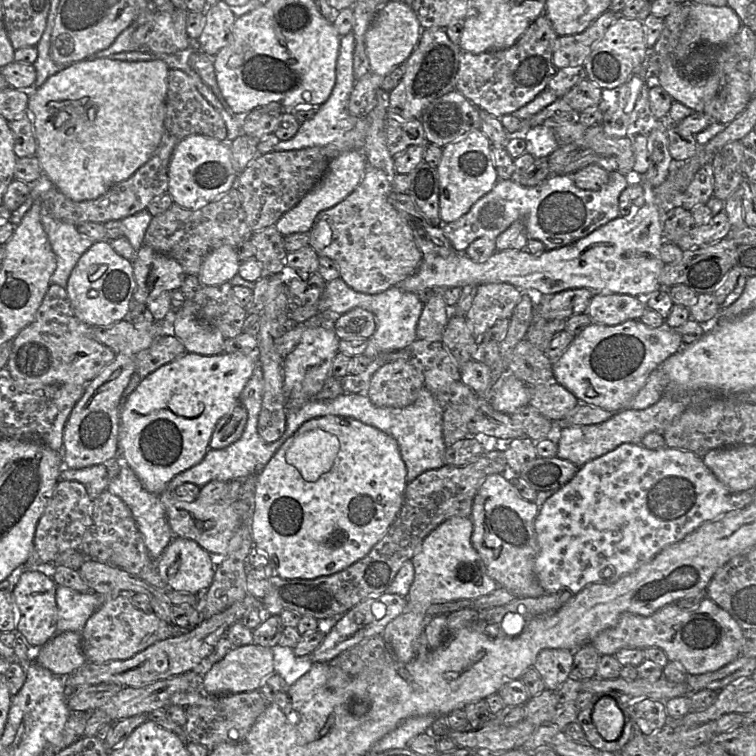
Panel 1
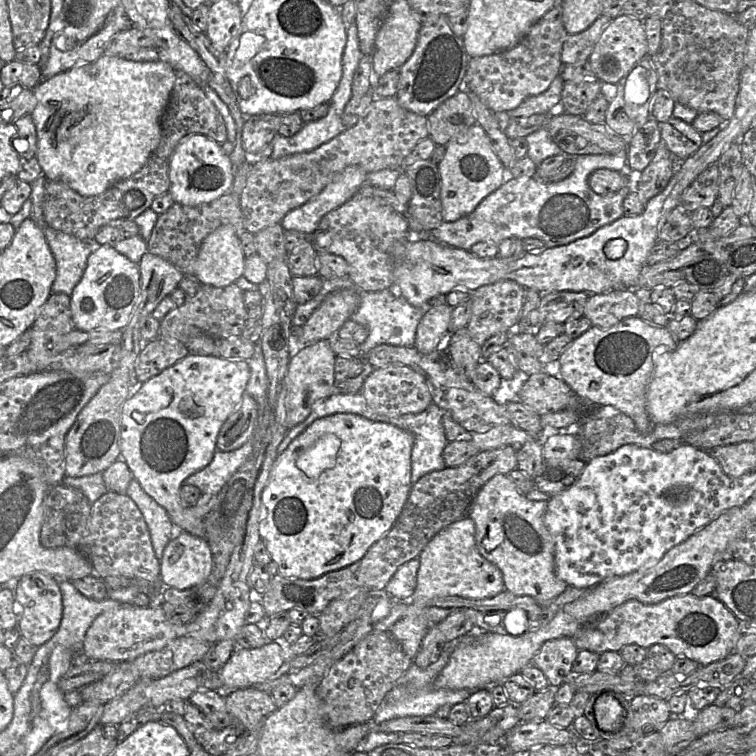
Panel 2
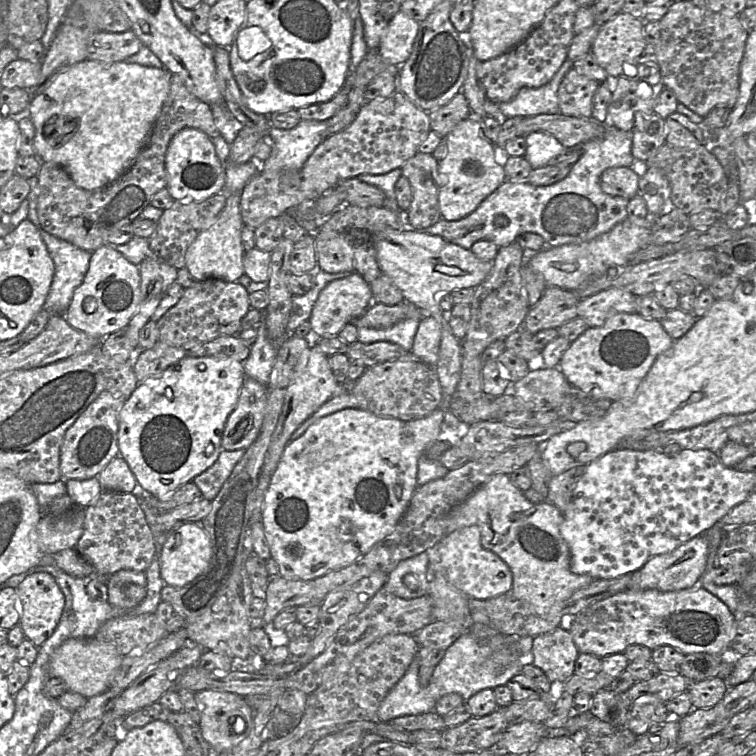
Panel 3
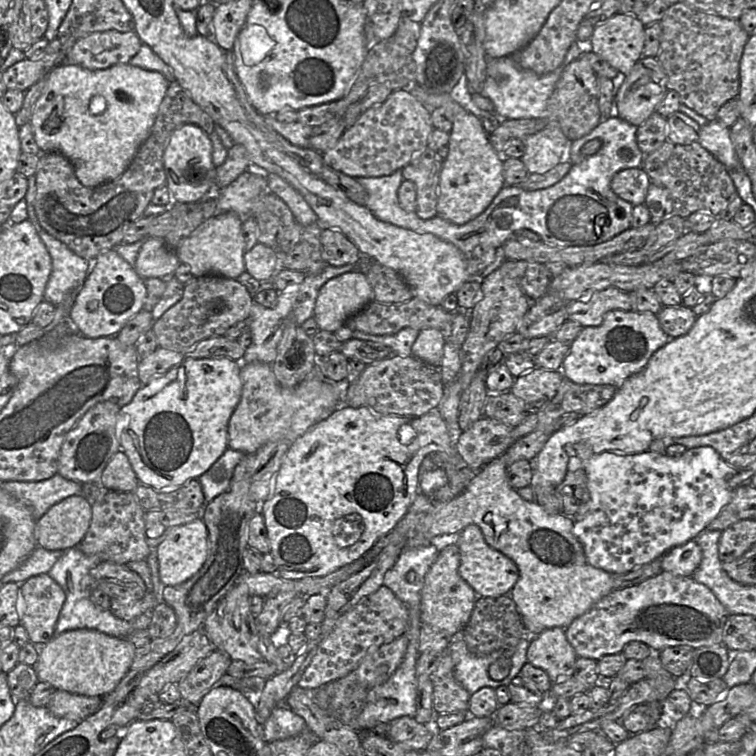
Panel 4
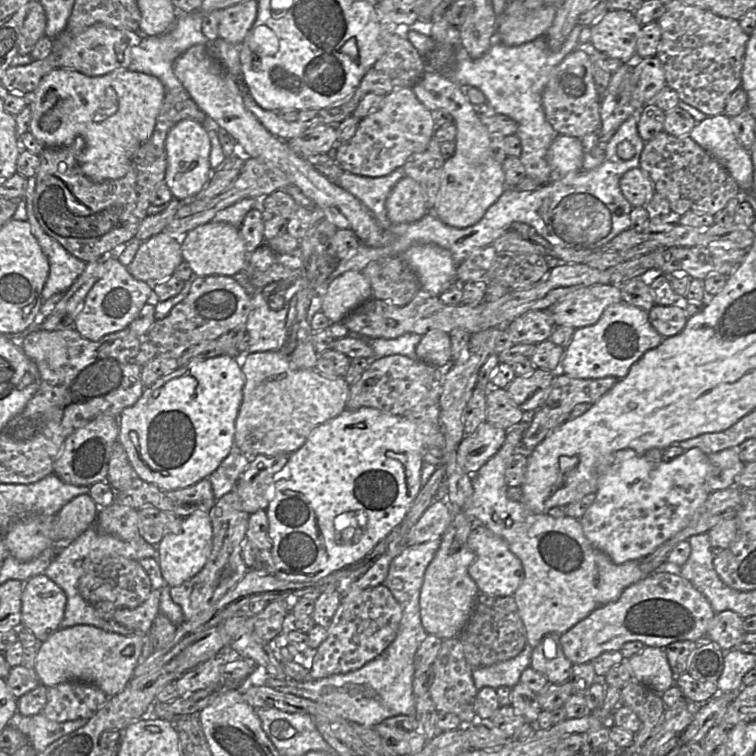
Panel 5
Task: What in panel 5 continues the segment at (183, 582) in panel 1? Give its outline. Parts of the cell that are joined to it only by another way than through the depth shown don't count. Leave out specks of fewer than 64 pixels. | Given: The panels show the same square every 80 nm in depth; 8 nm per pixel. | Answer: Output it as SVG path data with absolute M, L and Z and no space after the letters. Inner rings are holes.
M194 513L182 519L179 528L163 537L157 546L157 560L165 580L171 587L179 586L196 575L205 565L212 549L212 524L208 513Z

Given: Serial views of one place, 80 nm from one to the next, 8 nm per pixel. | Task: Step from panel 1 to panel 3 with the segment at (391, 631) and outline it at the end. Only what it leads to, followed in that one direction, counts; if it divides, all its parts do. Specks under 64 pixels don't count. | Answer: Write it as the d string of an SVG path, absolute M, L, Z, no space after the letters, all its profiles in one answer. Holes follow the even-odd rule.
M476 525L465 526L445 534L426 550L429 578L443 573L447 581L469 599L487 600L510 594L513 574L509 566L495 553L481 545L480 530Z

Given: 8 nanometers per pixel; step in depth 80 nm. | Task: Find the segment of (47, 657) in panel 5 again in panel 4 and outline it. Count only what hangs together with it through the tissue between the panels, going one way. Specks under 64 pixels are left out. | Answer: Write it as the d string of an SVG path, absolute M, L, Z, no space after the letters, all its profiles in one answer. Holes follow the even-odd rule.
M75 629L53 636L41 646L33 666L40 682L70 693L103 698L127 675L136 649L125 637L114 637L93 629Z

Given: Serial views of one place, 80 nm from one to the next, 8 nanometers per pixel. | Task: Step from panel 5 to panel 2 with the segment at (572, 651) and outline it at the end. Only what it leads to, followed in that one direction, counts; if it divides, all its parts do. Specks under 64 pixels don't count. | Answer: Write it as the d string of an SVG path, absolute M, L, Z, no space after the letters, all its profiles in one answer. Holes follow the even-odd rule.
M688 593L656 604L628 600L583 625L572 639L578 651L587 650L598 655L619 652L628 645L647 649L655 644L664 645L676 657L686 657L706 666L735 652L739 626L735 615L714 595L698 597Z

